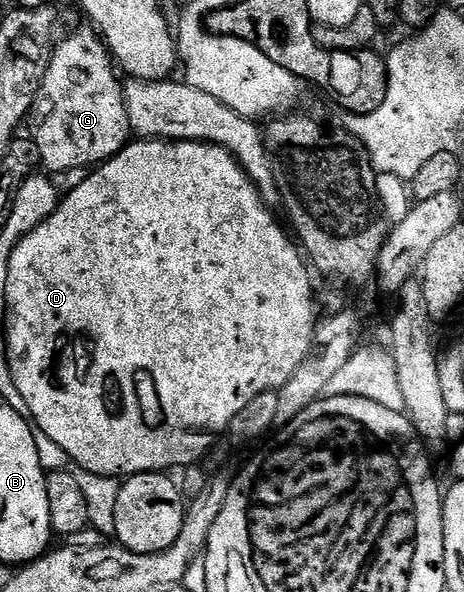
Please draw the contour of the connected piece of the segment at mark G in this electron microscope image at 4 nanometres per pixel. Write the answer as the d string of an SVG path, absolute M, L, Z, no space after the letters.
M86 27L79 28L68 36L66 33L56 43L55 52L45 70L45 78L31 107L29 136L35 141L42 167L51 174L67 172L70 168L90 169L98 166L126 148L132 135L129 114L125 110L123 84L115 77L117 65L98 31L94 27Z

